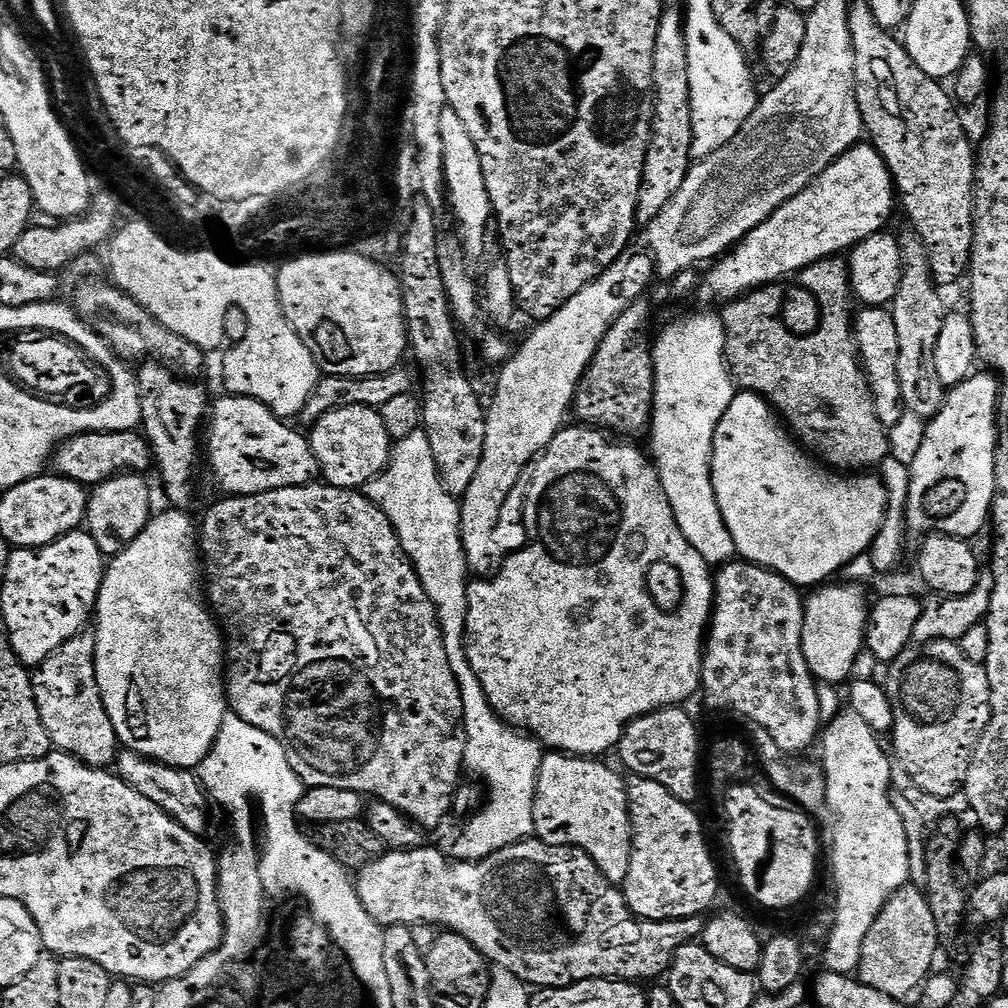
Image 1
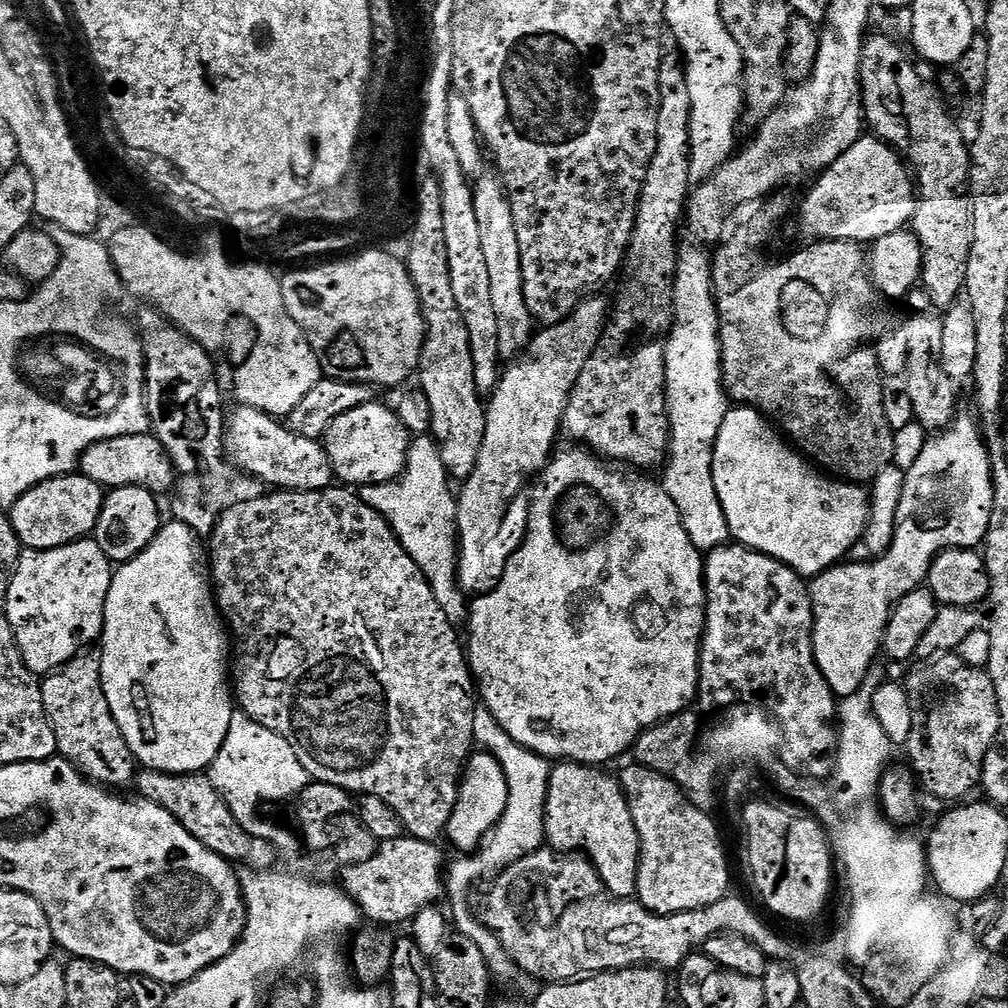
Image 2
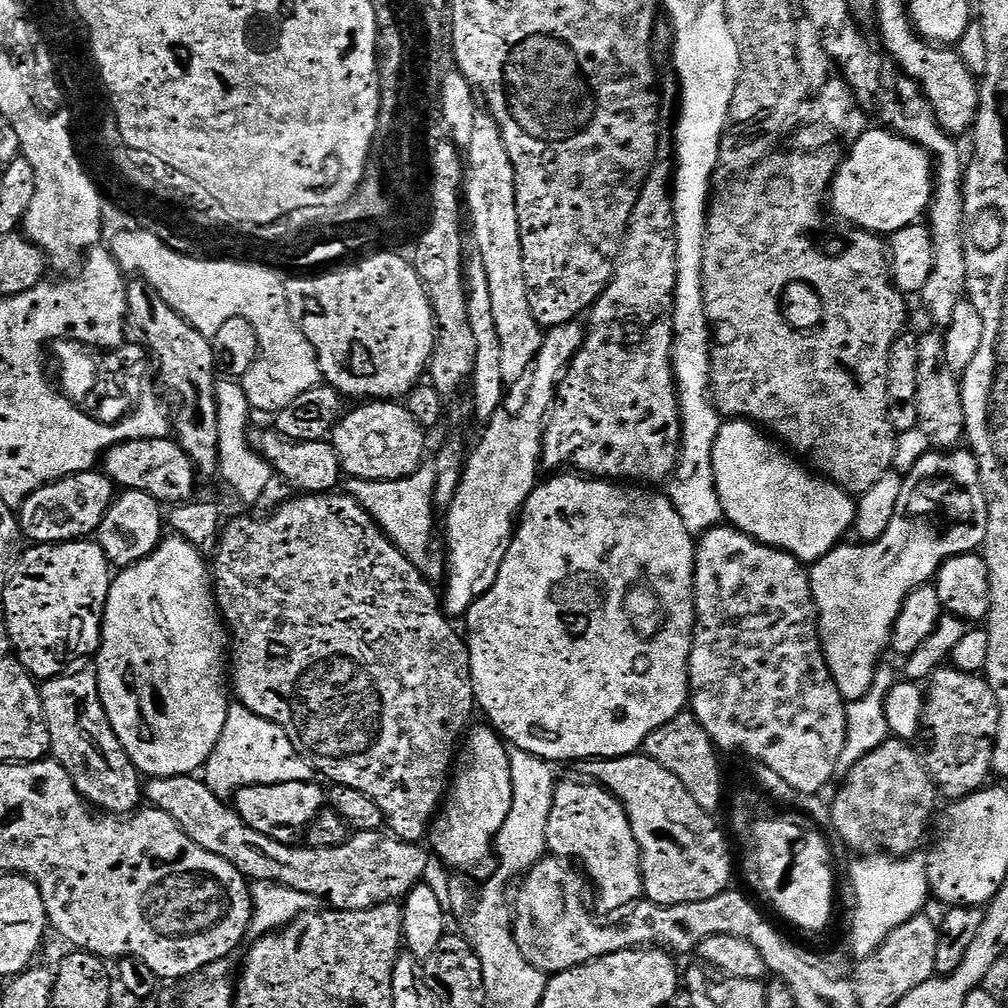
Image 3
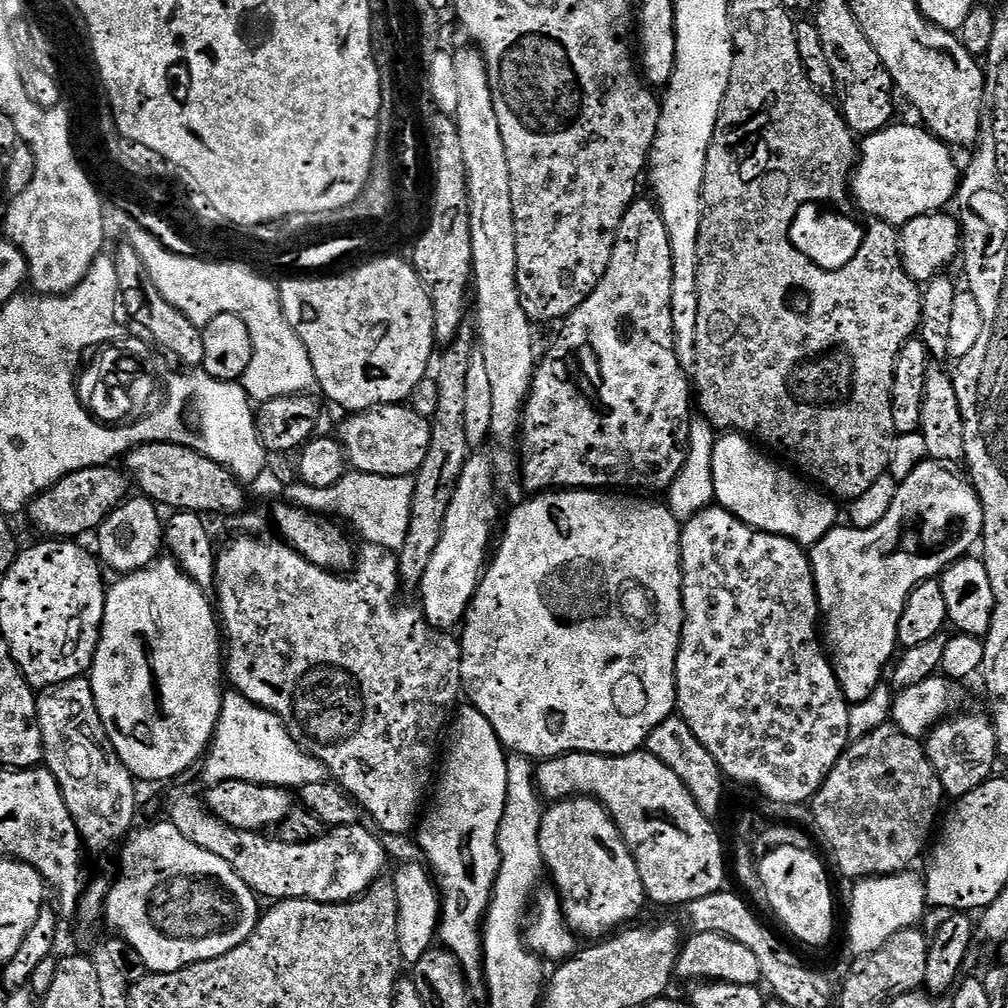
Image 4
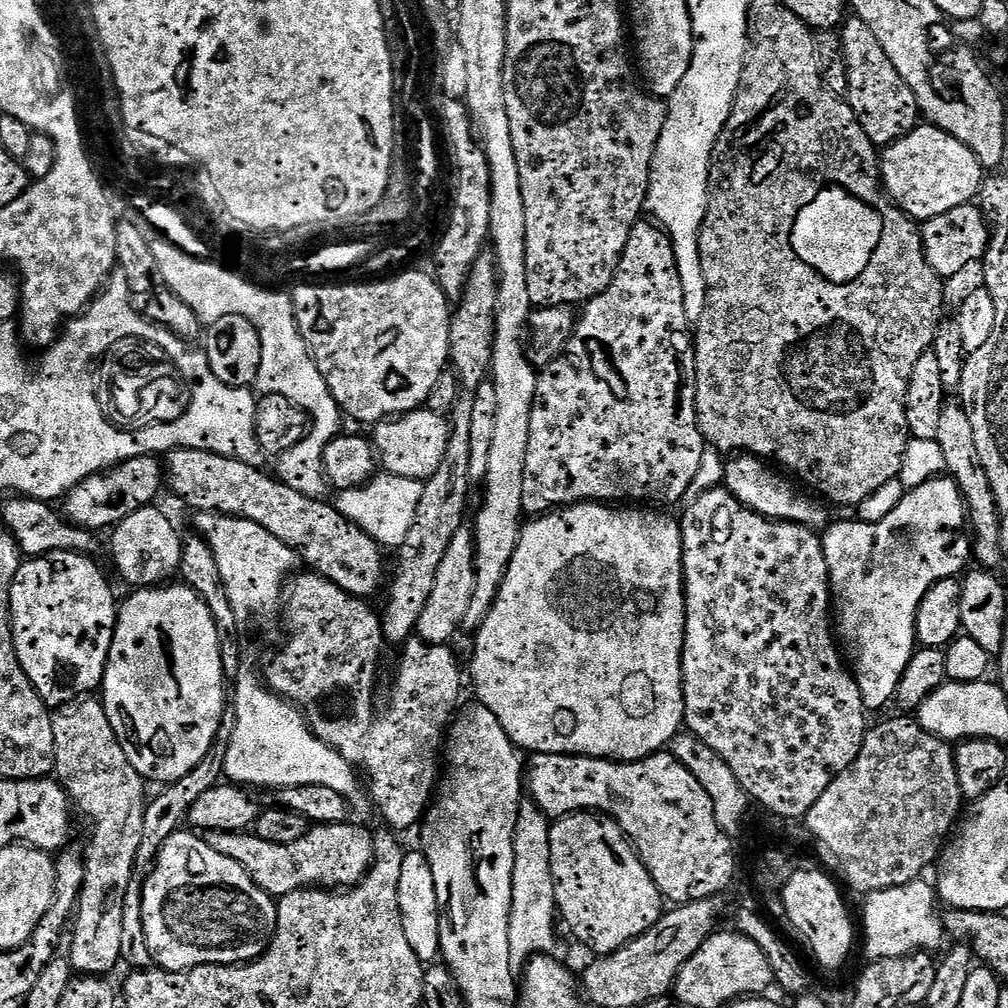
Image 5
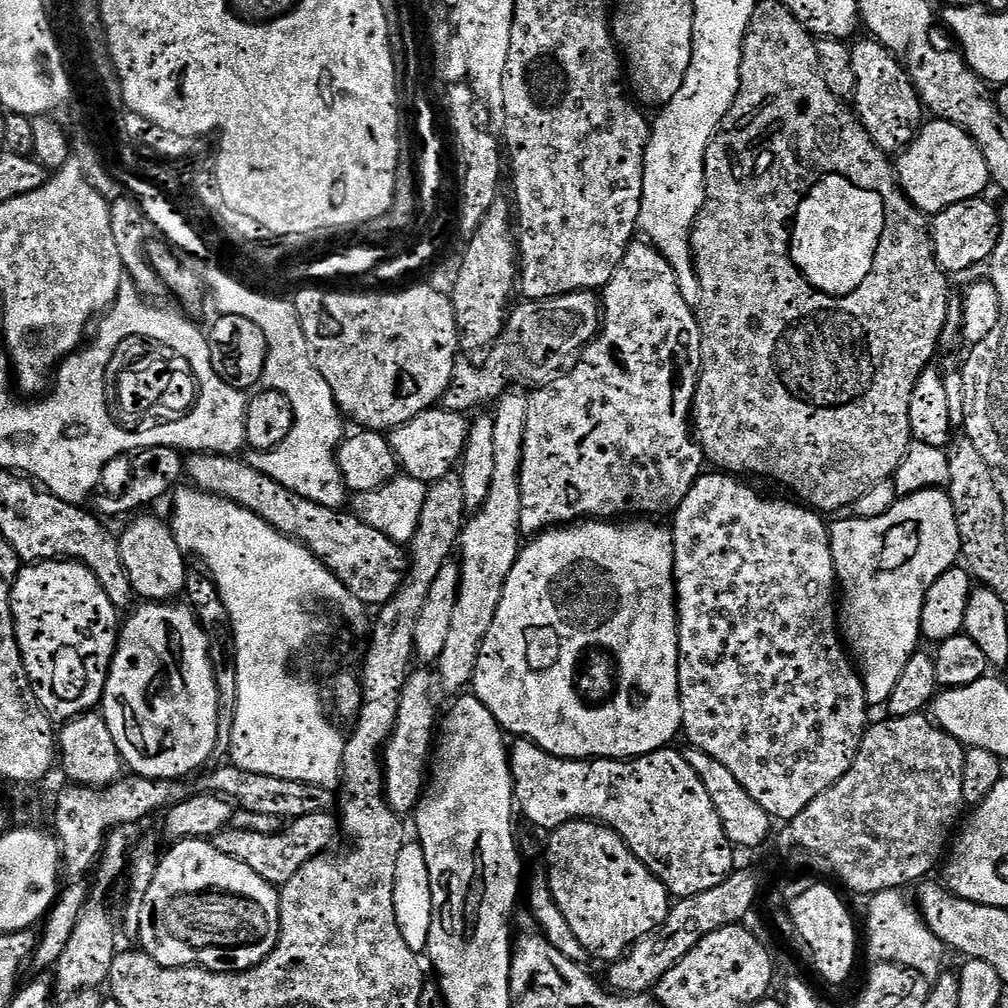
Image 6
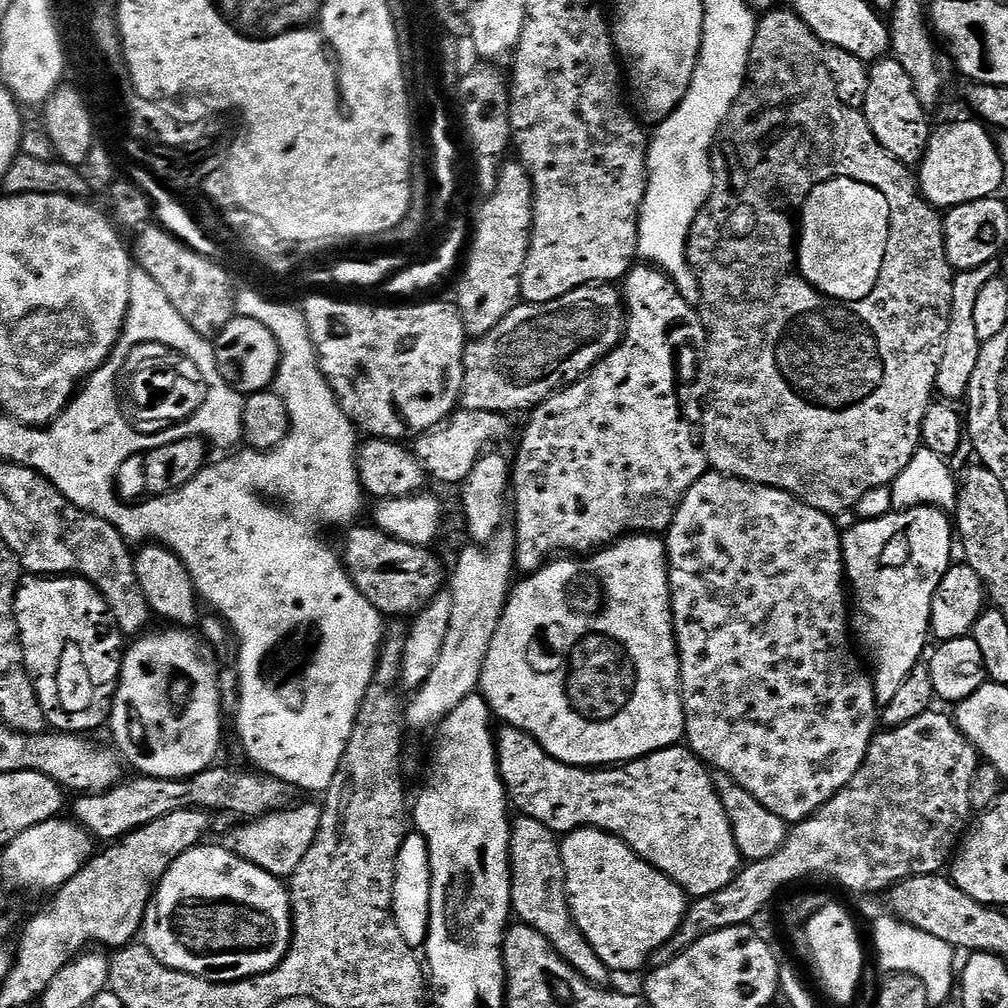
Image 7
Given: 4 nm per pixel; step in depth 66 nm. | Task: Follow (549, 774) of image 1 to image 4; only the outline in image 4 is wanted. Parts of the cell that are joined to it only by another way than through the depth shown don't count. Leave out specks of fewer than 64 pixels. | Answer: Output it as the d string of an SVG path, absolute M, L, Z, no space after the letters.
M590 796L557 800L549 808L552 809L549 812L547 809L540 817L540 849L544 855L547 875L552 875L551 883L560 893L560 903L564 906L564 916L567 917L568 924L581 937L596 936L592 938L604 938L631 925L635 921L632 919L646 905L644 882L640 877L640 867L632 856L632 849L612 821L612 815L599 800Z

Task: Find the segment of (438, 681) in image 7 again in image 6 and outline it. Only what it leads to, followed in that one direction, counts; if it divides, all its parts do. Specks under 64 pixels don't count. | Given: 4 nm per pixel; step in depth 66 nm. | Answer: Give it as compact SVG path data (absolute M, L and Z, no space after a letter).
M505 394L495 401L494 415L494 482L490 482L488 497L479 507L476 517L464 525L458 545L460 565L460 593L454 606L454 619L450 622L450 635L446 647L438 661L440 676L450 691L459 693L471 685L476 674L480 648L484 645L486 634L498 614L502 602L506 580L514 570L514 562L520 556L522 533L520 515L522 514L522 494L520 493L520 463L522 446L526 434L526 414L528 396Z

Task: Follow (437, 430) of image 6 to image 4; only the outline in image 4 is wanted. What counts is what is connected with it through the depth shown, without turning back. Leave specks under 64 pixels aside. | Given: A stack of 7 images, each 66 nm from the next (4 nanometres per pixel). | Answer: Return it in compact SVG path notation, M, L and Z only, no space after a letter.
M380 404L347 417L338 439L344 445L347 461L357 472L383 476L412 476L426 462L432 438L429 417L404 404Z

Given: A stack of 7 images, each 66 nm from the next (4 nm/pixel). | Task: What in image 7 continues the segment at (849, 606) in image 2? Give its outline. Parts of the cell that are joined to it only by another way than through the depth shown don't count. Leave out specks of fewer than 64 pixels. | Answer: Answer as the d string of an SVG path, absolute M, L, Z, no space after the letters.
M906 508L903 510L891 510L877 520L860 520L859 523L851 525L843 533L842 543L844 546L844 571L846 573L847 583L850 585L850 632L854 637L855 643L864 647L863 655L868 655L867 663L870 665L870 675L872 685L874 686L874 694L876 695L877 705L883 706L890 703L894 694L898 694L902 682L906 682L906 678L910 674L910 670L914 670L914 666L921 663L924 651L929 647L926 642L926 636L930 633L930 623L932 621L932 599L934 598L934 590L938 590L938 582L942 582L942 578L948 573L949 568L954 563L952 557L952 548L954 552L954 524L950 519L947 511L938 508Z

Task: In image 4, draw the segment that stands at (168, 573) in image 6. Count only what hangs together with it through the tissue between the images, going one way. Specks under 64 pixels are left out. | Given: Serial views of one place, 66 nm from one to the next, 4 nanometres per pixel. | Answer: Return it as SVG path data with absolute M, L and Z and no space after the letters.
M136 494L118 505L106 517L95 537L96 544L100 547L98 556L105 569L113 568L114 571L120 572L116 574L140 572L161 555L165 521L162 516L160 520L159 511L161 512L161 509L147 496Z

